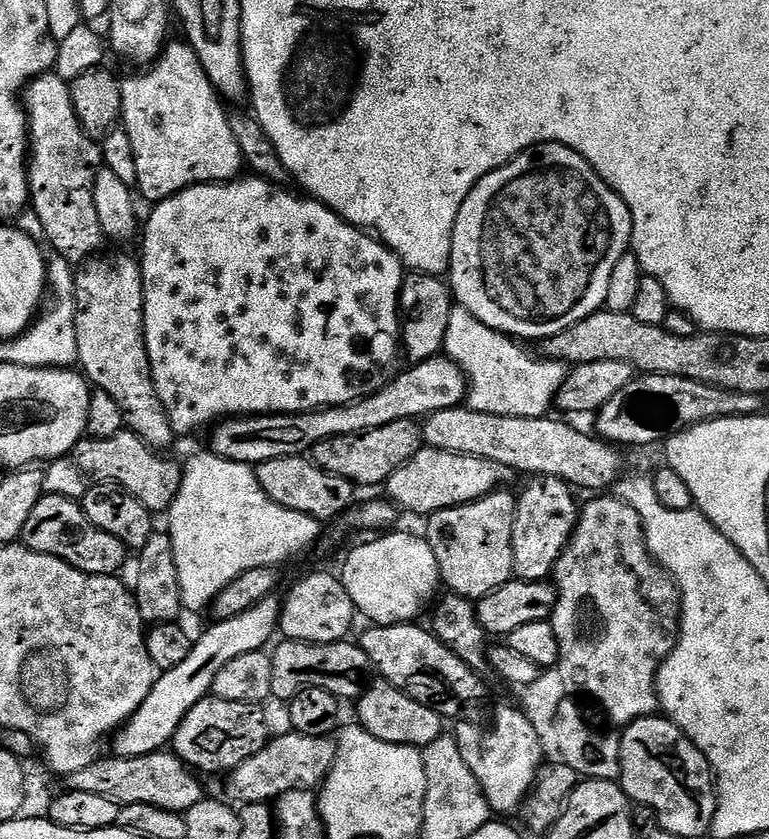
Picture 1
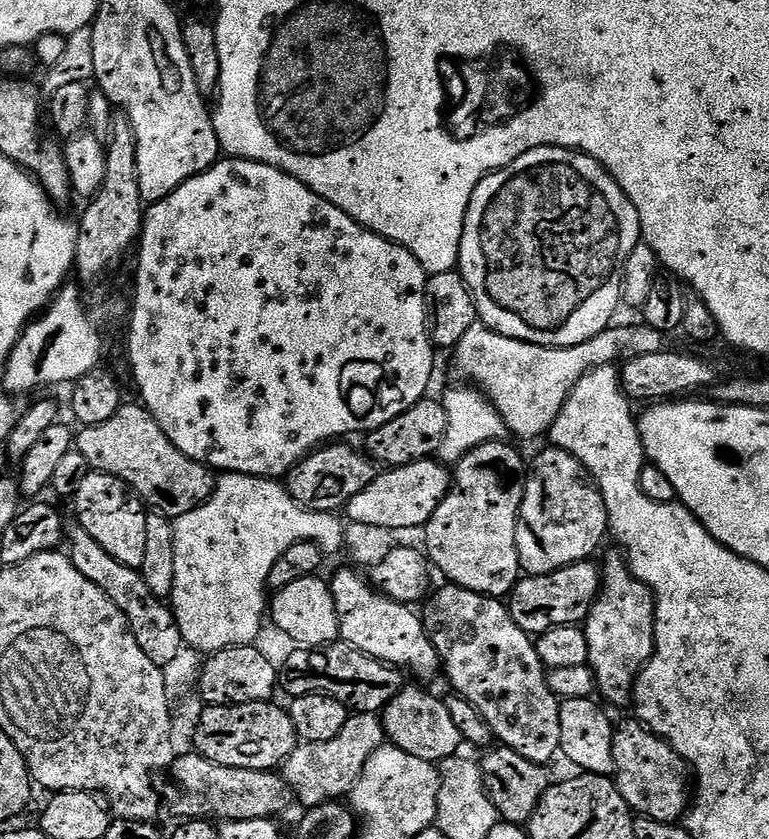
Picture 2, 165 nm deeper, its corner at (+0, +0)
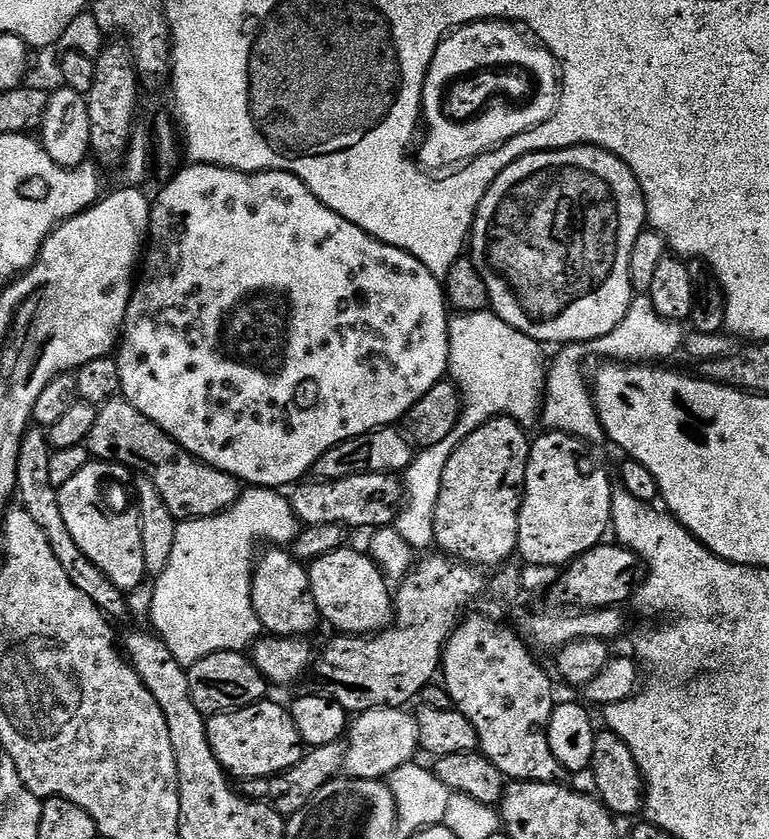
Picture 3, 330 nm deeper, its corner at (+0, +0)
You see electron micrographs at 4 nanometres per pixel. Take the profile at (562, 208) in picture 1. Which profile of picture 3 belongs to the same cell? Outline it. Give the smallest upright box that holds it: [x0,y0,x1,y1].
[470,146,648,346]

